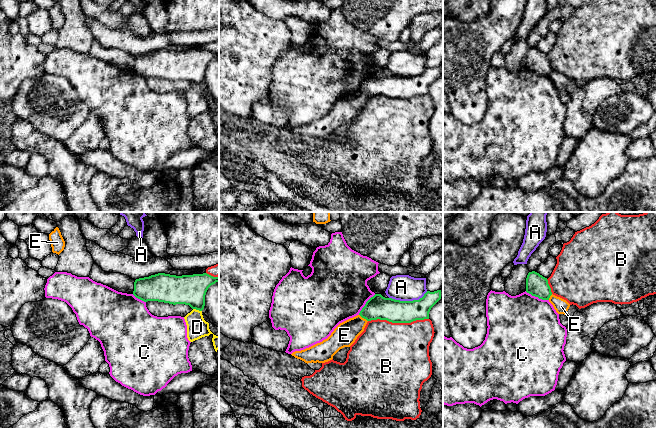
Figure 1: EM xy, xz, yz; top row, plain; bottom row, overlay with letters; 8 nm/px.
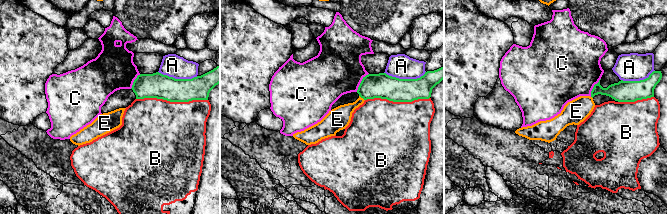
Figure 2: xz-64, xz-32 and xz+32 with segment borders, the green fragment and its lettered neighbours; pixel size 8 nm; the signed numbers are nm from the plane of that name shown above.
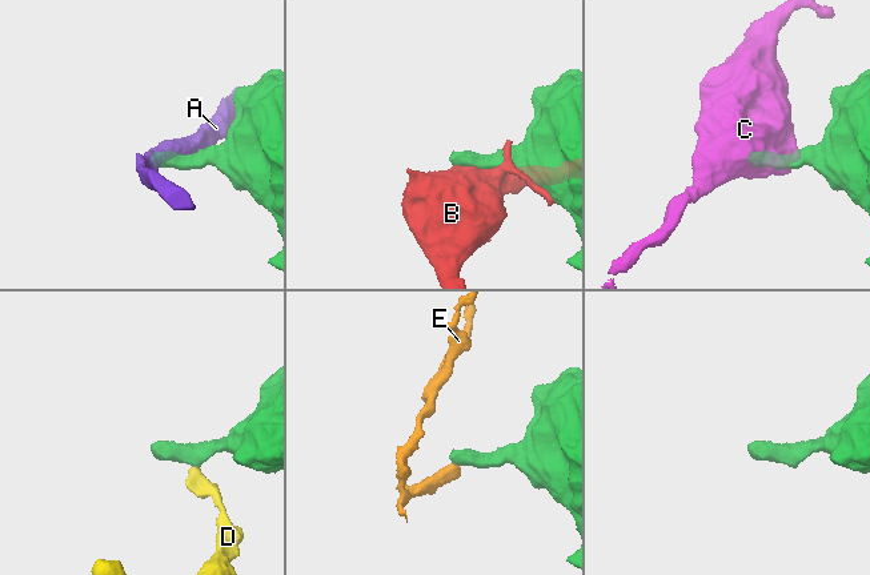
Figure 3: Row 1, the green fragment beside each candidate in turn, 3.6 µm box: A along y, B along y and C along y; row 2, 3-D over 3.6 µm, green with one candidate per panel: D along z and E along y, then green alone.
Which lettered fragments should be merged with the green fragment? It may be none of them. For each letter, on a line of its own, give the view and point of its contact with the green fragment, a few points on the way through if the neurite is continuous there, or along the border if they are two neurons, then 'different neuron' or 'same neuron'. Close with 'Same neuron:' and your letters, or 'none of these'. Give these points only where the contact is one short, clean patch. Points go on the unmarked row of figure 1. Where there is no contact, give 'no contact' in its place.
A: xz (408, 77) | different neuron
B: xz (398, 98) | different neuron
C: yz (537, 72) | along yz (525, 67), (548, 76) | different neuron
D: xy (197, 85) | along xy (193, 84), (201, 87) | different neuron
E: xz (363, 93) | along xz (359, 90), (367, 97) | different neuron
Same neuron: none of these

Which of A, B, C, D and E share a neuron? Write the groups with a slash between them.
A / B / C / D / E

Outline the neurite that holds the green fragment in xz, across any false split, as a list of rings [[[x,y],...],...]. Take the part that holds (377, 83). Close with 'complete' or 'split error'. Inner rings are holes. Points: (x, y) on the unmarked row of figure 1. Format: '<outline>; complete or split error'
[[[441,66],[427,67],[422,74],[413,77],[400,77],[375,70],[365,80],[359,91],[371,96],[387,96],[392,99],[411,99],[429,95],[431,84],[441,75]]]; complete

